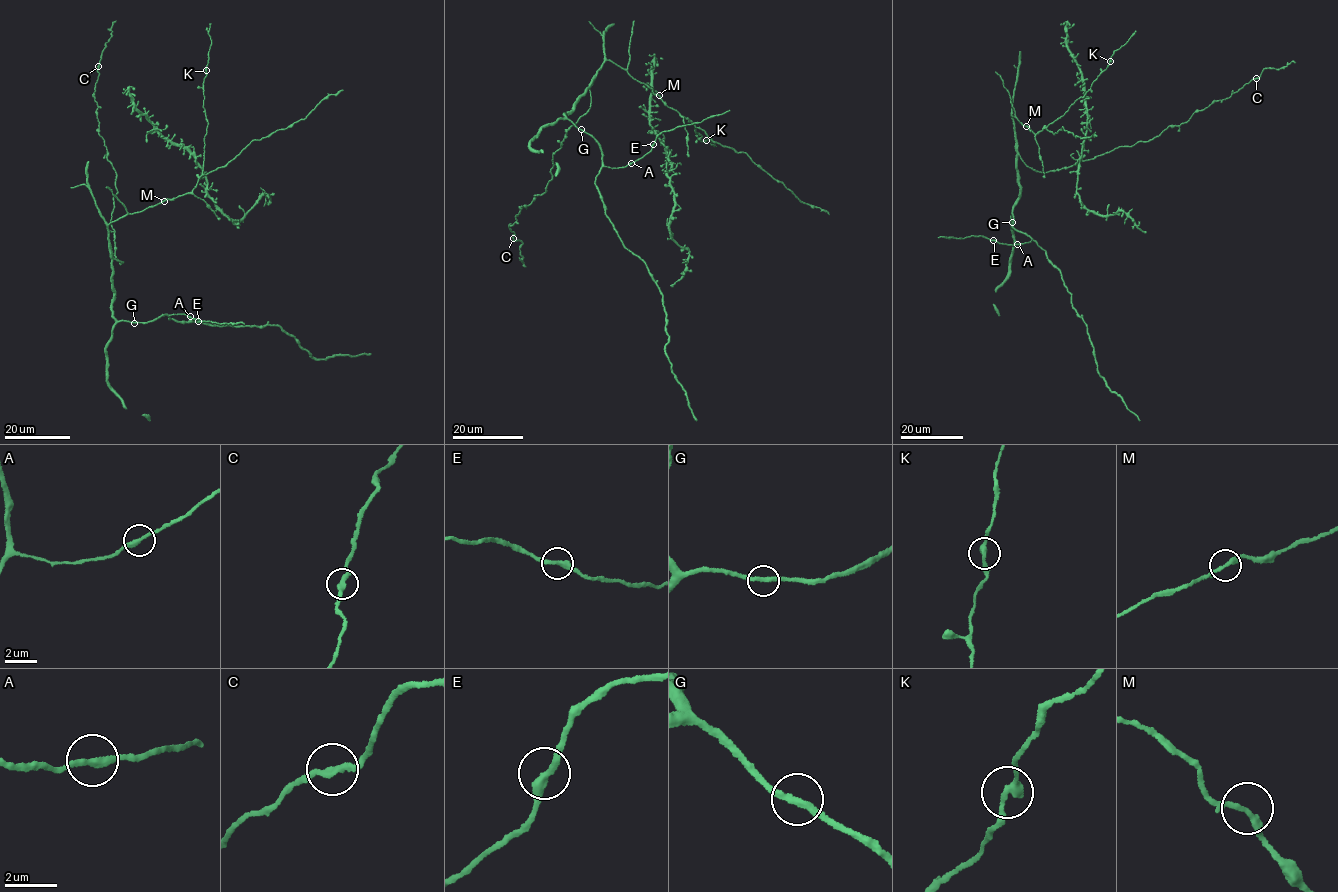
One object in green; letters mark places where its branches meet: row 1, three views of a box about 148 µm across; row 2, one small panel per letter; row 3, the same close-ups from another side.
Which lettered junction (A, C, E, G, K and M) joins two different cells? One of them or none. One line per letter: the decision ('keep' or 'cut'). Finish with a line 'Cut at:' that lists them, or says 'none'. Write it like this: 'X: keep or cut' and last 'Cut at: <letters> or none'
A: keep
C: keep
E: keep
G: keep
K: keep
M: keep
Cut at: none

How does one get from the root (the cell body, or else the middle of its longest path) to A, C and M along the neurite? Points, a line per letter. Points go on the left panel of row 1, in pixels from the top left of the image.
A: (112, 267), (112, 308), (117, 320), (144, 323), (166, 313), (190, 316)
C: (112, 267), (113, 258), (123, 262), (114, 255), (111, 222), (116, 175), (98, 131), (93, 94), (98, 66)
M: (112, 267), (107, 225), (163, 200)

